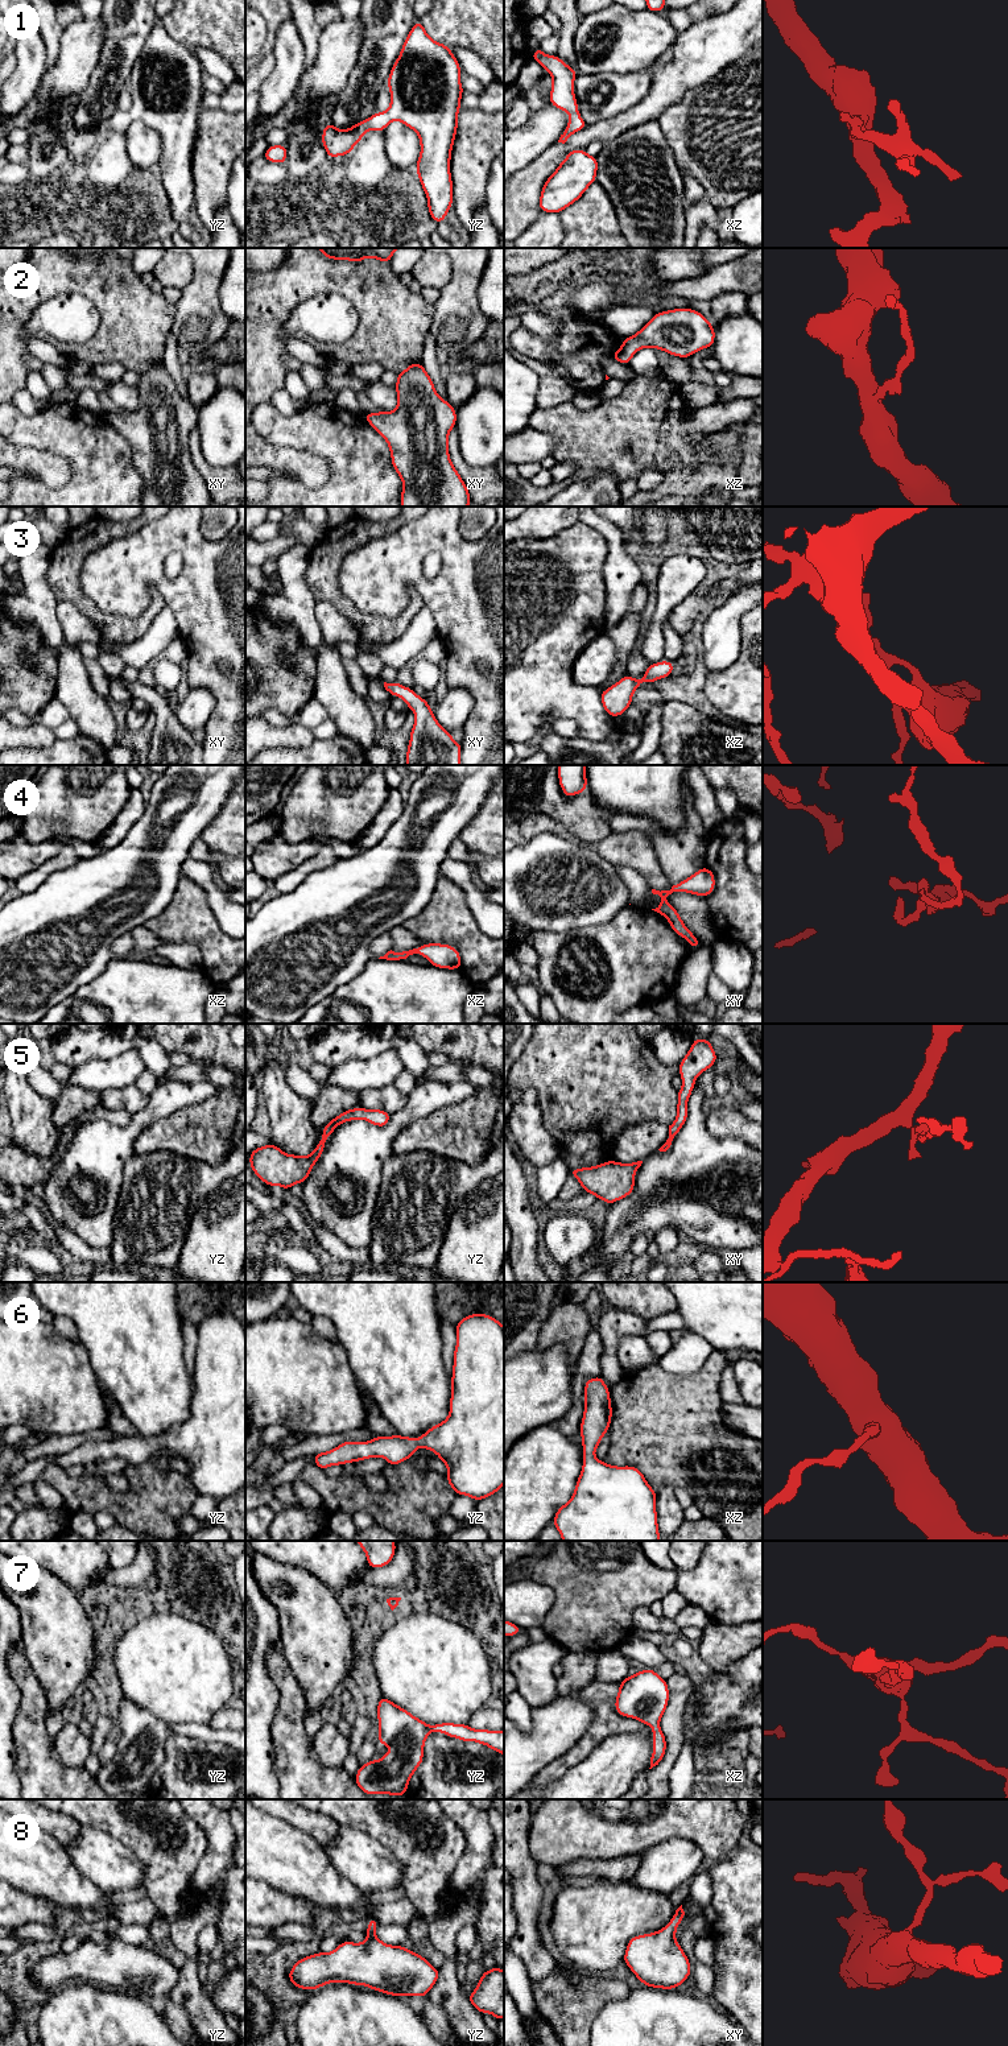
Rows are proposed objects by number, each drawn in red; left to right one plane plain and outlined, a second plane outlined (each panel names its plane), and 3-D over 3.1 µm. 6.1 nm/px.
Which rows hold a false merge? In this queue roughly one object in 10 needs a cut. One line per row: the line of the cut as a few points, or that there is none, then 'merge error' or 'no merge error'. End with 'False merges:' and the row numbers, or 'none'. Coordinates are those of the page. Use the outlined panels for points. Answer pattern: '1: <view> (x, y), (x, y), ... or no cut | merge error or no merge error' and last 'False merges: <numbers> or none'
1: no cut | no merge error
2: no cut | no merge error
3: no cut | no merge error
4: no cut | no merge error
5: no cut | no merge error
6: no cut | no merge error
7: no cut | no merge error
8: no cut | no merge error
False merges: none

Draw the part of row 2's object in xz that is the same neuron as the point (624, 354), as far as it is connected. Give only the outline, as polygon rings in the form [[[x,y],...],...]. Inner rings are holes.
[[[691,307],[672,309],[654,314],[637,334],[623,339],[621,347],[611,357],[629,365],[639,350],[650,347],[685,359],[711,348],[714,342],[715,327],[703,314]]]

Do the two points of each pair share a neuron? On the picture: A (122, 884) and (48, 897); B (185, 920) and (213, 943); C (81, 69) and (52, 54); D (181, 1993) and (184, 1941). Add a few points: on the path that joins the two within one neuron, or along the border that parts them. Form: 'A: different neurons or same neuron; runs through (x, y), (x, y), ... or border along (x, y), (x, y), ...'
A: same neuron; runs through (103, 897), (66, 897)
B: same neuron; runs through (191, 922), (206, 937)
C: different neurons; border along (63, 28), (60, 36), (57, 61), (48, 69)
D: same neuron; runs through (189, 1980), (190, 1954)

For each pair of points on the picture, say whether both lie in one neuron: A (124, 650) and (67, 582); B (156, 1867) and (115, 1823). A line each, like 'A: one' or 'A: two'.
A: two
B: one

